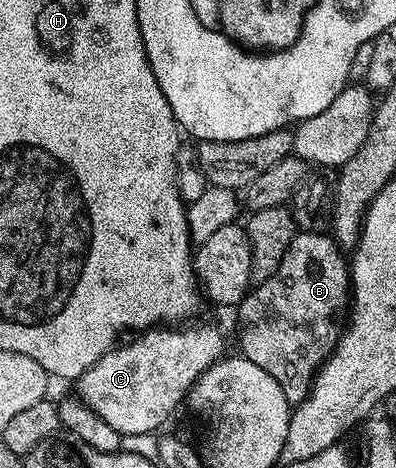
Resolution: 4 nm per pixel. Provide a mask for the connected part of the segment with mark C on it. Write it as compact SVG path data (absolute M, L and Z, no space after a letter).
M209 324L202 328L185 327L189 326L158 326L142 331L138 335L141 337L130 344L122 343L110 348L107 354L103 354L103 358L99 358L99 362L95 362L95 366L87 369L81 379L76 381L76 395L87 406L91 406L91 410L95 410L95 414L99 414L107 426L121 433L122 437L145 436L153 431L156 433L156 428L183 404L195 381L227 352L225 336L219 329Z

